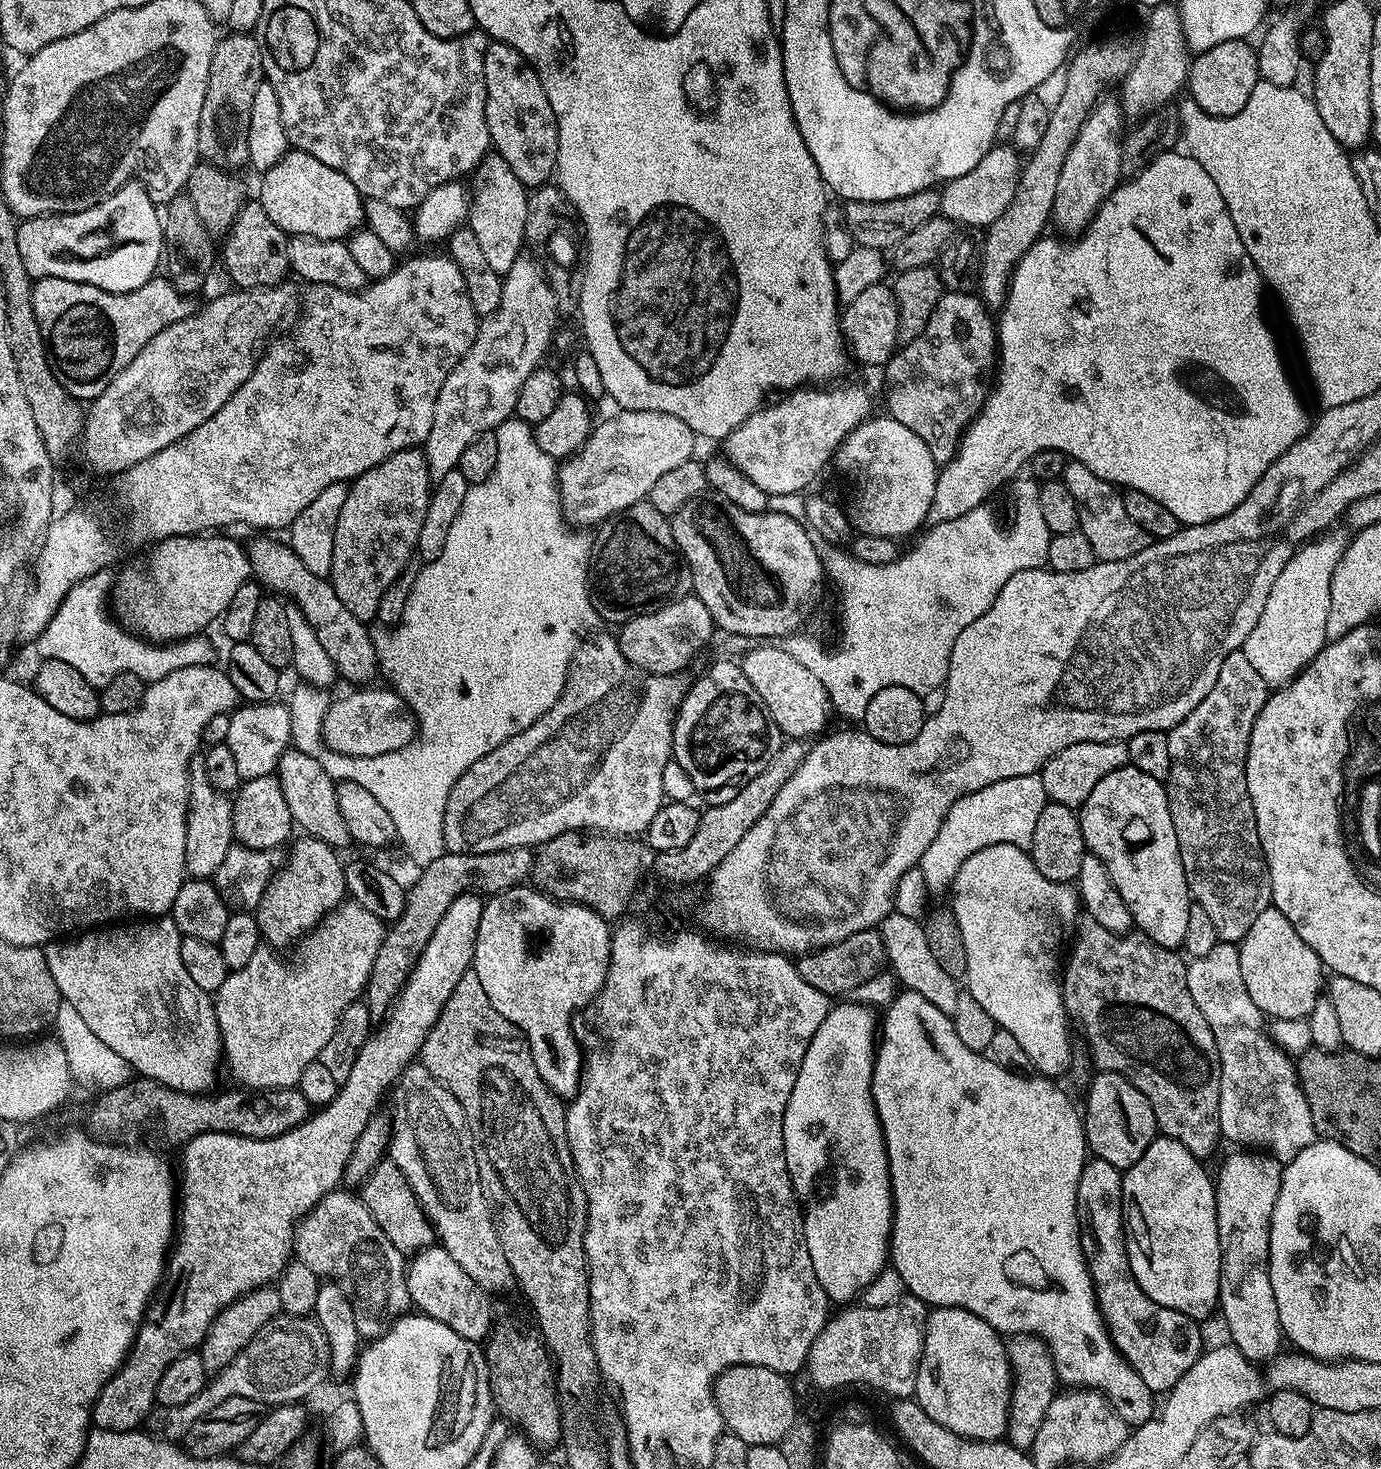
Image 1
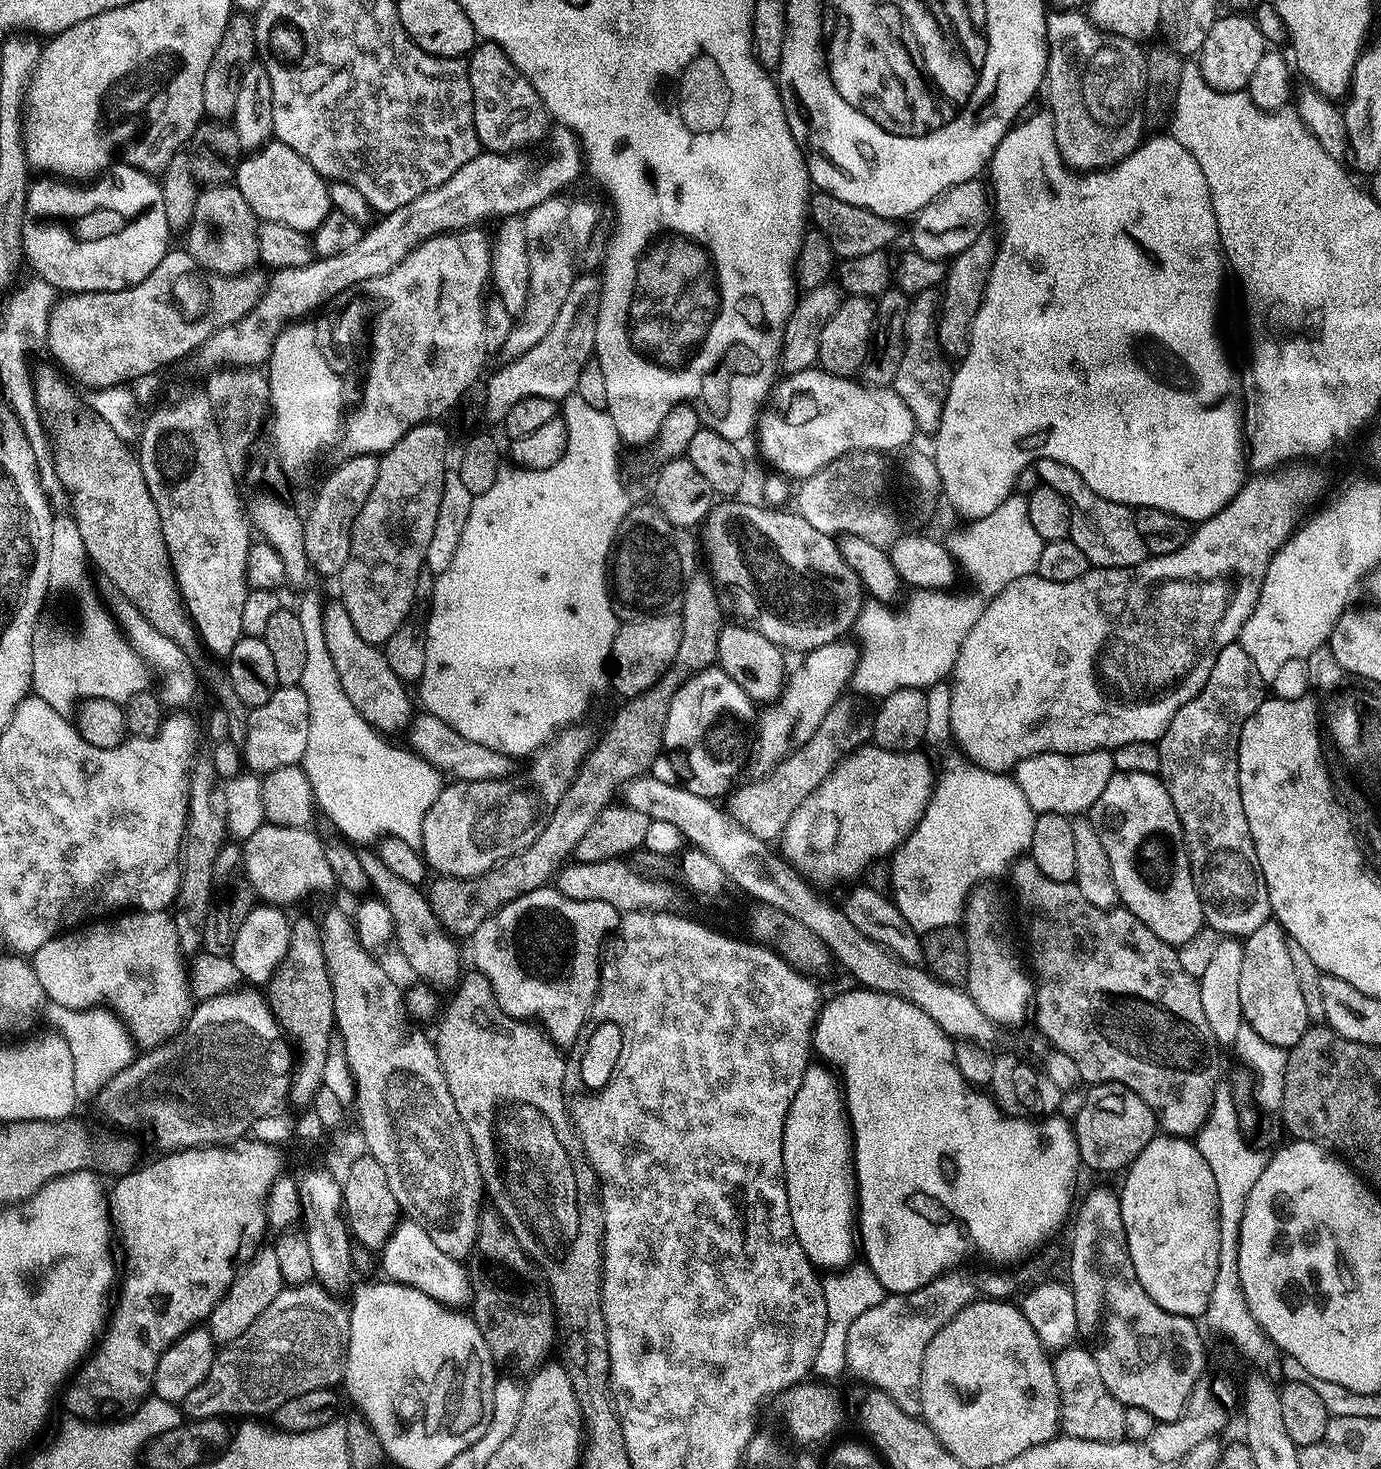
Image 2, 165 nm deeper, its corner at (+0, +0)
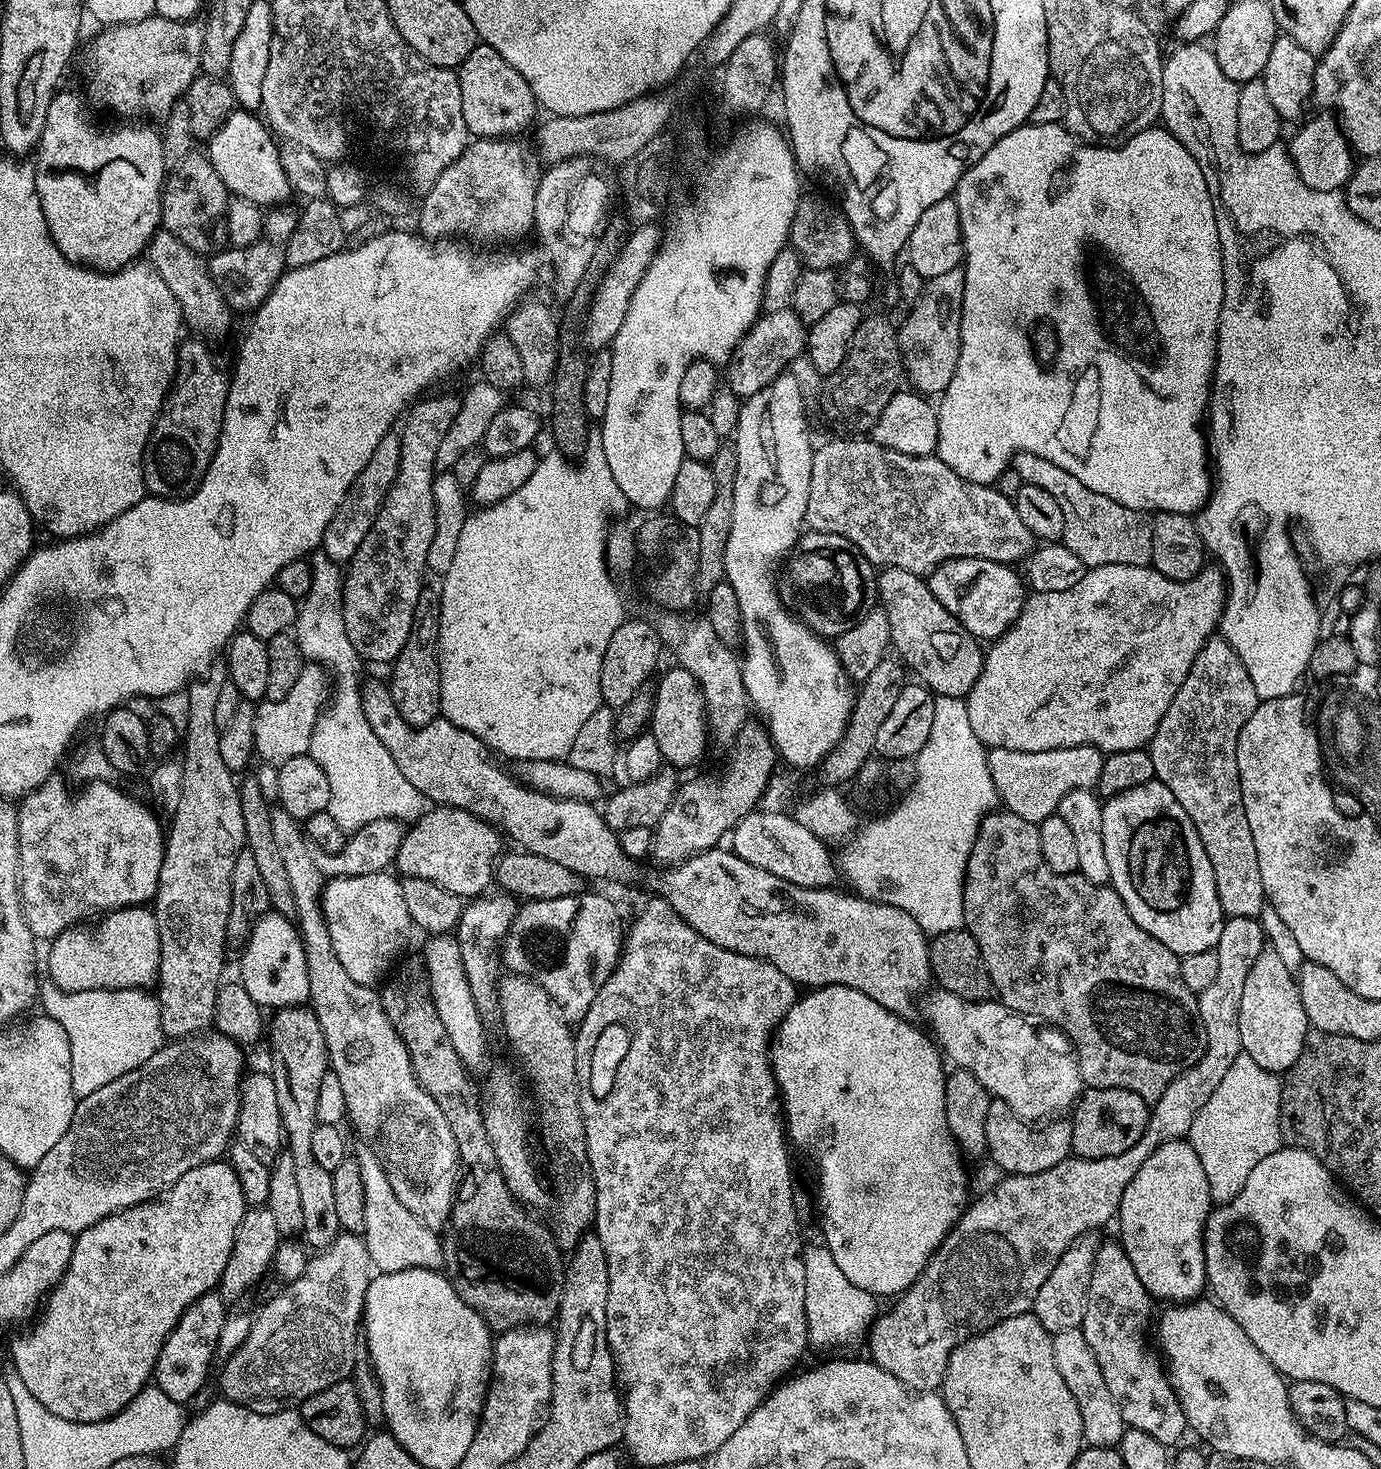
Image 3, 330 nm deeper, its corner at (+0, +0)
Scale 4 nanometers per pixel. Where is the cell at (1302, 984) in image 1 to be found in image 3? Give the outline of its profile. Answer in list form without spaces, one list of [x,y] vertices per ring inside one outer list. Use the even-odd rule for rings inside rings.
[[[1271,946],[1258,954],[1258,962],[1254,962],[1250,974],[1246,974],[1246,986],[1242,986],[1242,1002],[1238,1006],[1238,1030],[1243,1055],[1254,1058],[1254,1062],[1268,1072],[1287,1073],[1304,1049],[1310,1025],[1302,1006],[1300,988],[1294,973],[1286,970],[1282,958]]]

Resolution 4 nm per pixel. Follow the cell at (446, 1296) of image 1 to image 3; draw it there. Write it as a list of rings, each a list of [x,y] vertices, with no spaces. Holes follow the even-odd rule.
[[[360,1148],[357,1153],[355,1151],[354,1158],[359,1163],[365,1195],[365,1223],[362,1235],[370,1252],[373,1267],[380,1272],[401,1272],[407,1268],[439,1269],[444,1263],[441,1237],[433,1229],[418,1222],[418,1218],[414,1218],[414,1214],[410,1214],[406,1206],[399,1202],[371,1148]]]

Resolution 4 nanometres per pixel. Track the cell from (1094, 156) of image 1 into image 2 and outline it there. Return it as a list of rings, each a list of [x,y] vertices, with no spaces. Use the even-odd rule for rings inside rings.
[[[1059,11],[1047,13],[1046,108],[1054,118],[1054,138],[1070,168],[1110,168],[1145,139],[1148,58],[1137,41],[1117,32],[1104,32],[1083,11]]]

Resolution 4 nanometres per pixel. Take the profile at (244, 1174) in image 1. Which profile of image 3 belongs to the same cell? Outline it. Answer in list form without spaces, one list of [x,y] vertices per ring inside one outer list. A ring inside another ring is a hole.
[[[217,1158],[202,1166],[194,1166],[186,1170],[182,1178],[175,1180],[170,1187],[164,1189],[160,1195],[153,1196],[151,1200],[143,1200],[132,1208],[123,1208],[121,1212],[102,1218],[94,1226],[83,1228],[75,1237],[72,1257],[67,1270],[64,1271],[64,1276],[43,1301],[44,1317],[29,1332],[22,1333],[12,1344],[12,1364],[16,1367],[13,1368],[14,1374],[22,1378],[26,1390],[30,1390],[30,1394],[34,1394],[34,1398],[38,1398],[38,1402],[42,1402],[42,1406],[50,1410],[50,1414],[58,1414],[58,1418],[66,1418],[70,1422],[89,1424],[118,1415],[153,1379],[158,1354],[170,1333],[176,1329],[176,1324],[184,1316],[185,1310],[200,1296],[205,1296],[207,1292],[213,1291],[219,1285],[222,1270],[226,1270],[226,1262],[232,1253],[236,1231],[245,1211],[246,1205],[242,1186],[238,1182],[238,1174],[234,1174],[231,1163]]]

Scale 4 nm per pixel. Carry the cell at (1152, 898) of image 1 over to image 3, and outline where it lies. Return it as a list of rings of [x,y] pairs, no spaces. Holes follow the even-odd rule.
[[[1154,779],[1142,786],[1134,786],[1117,796],[1107,797],[1103,805],[1102,846],[1106,849],[1106,862],[1110,862],[1110,887],[1122,898],[1130,918],[1134,918],[1134,922],[1138,922],[1138,926],[1142,926],[1142,930],[1146,930],[1154,938],[1158,938],[1158,942],[1162,942],[1162,946],[1166,946],[1179,957],[1186,954],[1202,954],[1202,950],[1215,948],[1218,938],[1222,938],[1226,917],[1222,910],[1222,902],[1218,900],[1218,886],[1214,882],[1214,866],[1210,866],[1210,858],[1202,846],[1202,838],[1198,838],[1198,830],[1194,826],[1194,822],[1190,822],[1190,814],[1186,814],[1186,810],[1182,810],[1182,806],[1178,806],[1178,798],[1174,798],[1174,794],[1170,794],[1170,790],[1163,782]]]

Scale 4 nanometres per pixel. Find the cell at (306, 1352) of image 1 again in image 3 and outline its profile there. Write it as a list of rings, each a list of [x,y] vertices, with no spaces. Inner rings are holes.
[[[341,1231],[336,1237],[336,1241],[328,1248],[317,1251],[311,1257],[306,1266],[306,1270],[296,1280],[291,1281],[287,1285],[285,1292],[280,1292],[264,1309],[260,1312],[257,1320],[251,1321],[248,1329],[248,1336],[242,1342],[242,1346],[238,1351],[233,1352],[231,1356],[223,1361],[224,1369],[220,1372],[220,1388],[223,1399],[232,1401],[233,1404],[240,1404],[243,1408],[247,1408],[250,1412],[258,1414],[274,1414],[275,1412],[283,1412],[289,1406],[298,1406],[306,1398],[310,1398],[310,1394],[318,1394],[318,1390],[326,1390],[326,1386],[334,1386],[334,1382],[346,1380],[352,1374],[352,1359],[354,1358],[355,1334],[357,1329],[361,1327],[362,1317],[364,1315],[364,1299],[366,1298],[366,1290],[370,1286],[370,1282],[374,1278],[374,1267],[371,1262],[370,1252],[365,1244],[363,1235],[355,1232]]]

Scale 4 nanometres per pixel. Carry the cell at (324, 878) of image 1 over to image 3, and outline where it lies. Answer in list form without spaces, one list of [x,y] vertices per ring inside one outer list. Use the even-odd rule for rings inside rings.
[[[308,1006],[282,1008],[270,1020],[272,1052],[276,1055],[276,1069],[270,1072],[277,1091],[278,1114],[281,1116],[286,1150],[294,1158],[298,1178],[298,1191],[302,1197],[304,1231],[302,1240],[309,1249],[323,1250],[336,1241],[342,1229],[338,1222],[338,1209],[334,1207],[334,1182],[331,1171],[314,1162],[312,1144],[315,1140],[319,1106],[319,1088],[330,1072],[328,1047],[320,1019]]]

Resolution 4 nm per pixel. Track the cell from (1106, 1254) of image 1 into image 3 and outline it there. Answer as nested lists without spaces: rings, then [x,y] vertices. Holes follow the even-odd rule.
[[[1101,1243],[1092,1264],[1082,1325],[1086,1342],[1090,1342],[1090,1350],[1094,1350],[1098,1358],[1102,1378],[1106,1378],[1110,1394],[1114,1394],[1114,1402],[1118,1402],[1125,1425],[1150,1434],[1150,1438],[1158,1438],[1158,1442],[1166,1446],[1172,1446],[1183,1432],[1189,1431],[1188,1419],[1176,1397],[1176,1389],[1168,1378],[1165,1365],[1144,1341],[1144,1331],[1147,1328],[1149,1331],[1153,1319],[1152,1304],[1153,1297],[1148,1295],[1142,1282],[1138,1282],[1138,1274],[1134,1274],[1134,1266],[1130,1266],[1130,1258],[1123,1244]]]

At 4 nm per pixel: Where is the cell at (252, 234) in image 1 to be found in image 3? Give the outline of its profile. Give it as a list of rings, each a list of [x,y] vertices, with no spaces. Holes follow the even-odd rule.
[[[193,150],[167,173],[164,190],[160,197],[160,222],[163,231],[174,234],[174,238],[186,242],[190,250],[199,254],[215,254],[225,247],[228,238],[226,217],[229,203],[230,193],[222,182],[222,178],[218,178],[218,170],[214,170],[214,166],[208,161],[203,151]]]

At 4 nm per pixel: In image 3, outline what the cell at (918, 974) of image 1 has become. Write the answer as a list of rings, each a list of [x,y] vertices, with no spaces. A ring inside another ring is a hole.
[[[753,810],[753,812],[746,814],[737,822],[735,828],[730,833],[731,840],[731,851],[735,852],[738,858],[742,858],[747,864],[758,866],[762,870],[766,870],[770,874],[774,874],[791,884],[797,884],[803,888],[826,888],[833,883],[832,879],[837,879],[838,868],[834,863],[833,856],[831,858],[828,854],[830,852],[829,845],[819,840],[805,826],[800,826],[785,811],[772,813],[763,810]]]

